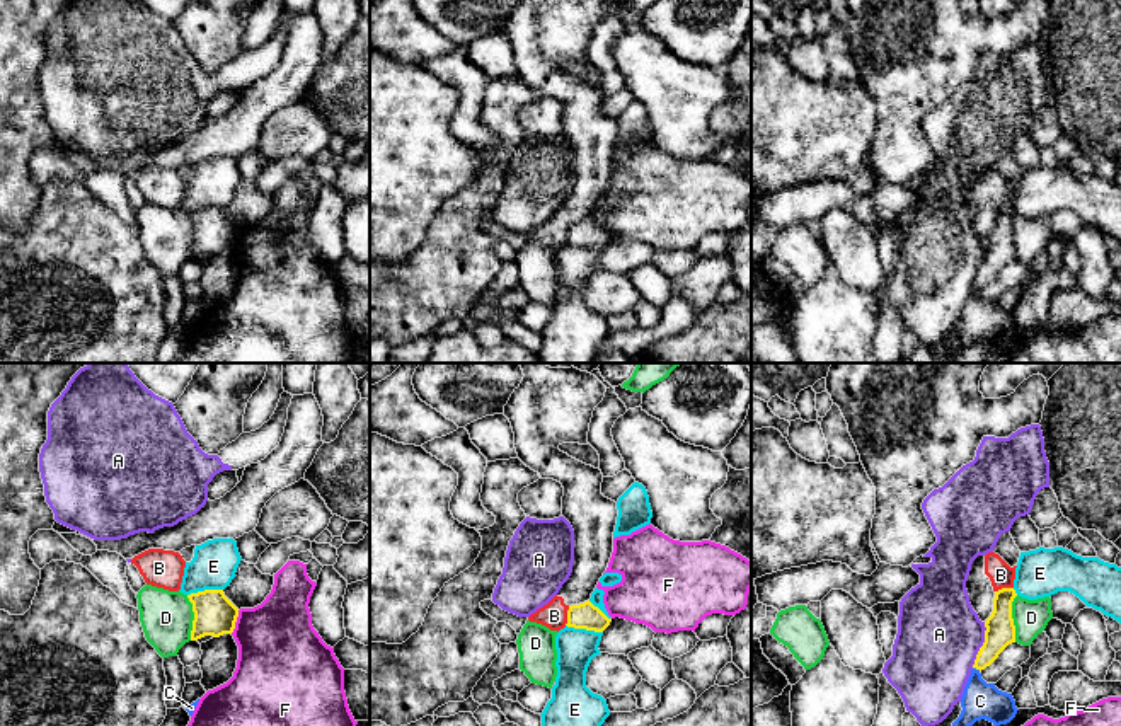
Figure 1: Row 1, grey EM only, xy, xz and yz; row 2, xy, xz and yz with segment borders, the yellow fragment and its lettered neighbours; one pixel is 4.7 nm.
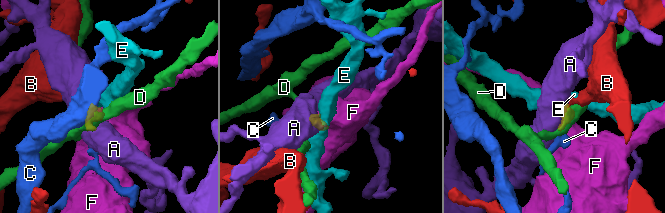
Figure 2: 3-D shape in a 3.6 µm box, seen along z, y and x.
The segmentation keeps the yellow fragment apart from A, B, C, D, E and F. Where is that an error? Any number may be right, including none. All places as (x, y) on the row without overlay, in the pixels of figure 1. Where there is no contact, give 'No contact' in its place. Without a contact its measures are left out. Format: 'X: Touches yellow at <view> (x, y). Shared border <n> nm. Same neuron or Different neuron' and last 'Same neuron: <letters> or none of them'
A: Touches yellow at yz (983, 263). Shared border 220 nm. Different neuron
B: Touches yellow at xz (568, 234). Shared border 90 nm. Same neuron
C: Touches yellow at yz (977, 287). Shared border 40 nm. Different neuron
D: Touches yellow at yz (1012, 237). Shared border 220 nm. Different neuron
E: Touches yellow at xz (585, 246). Shared border 180 nm. Different neuron
F: Touches yellow at xy (235, 239). Shared border 120 nm. Different neuron
Same neuron: B

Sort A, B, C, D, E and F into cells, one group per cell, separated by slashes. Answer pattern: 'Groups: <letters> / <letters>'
Groups: A / B / C / D / E / F

